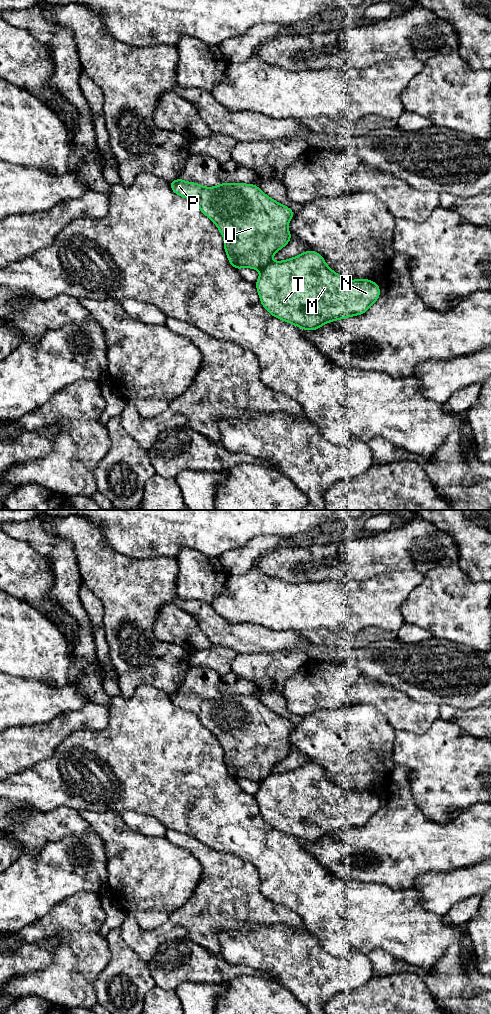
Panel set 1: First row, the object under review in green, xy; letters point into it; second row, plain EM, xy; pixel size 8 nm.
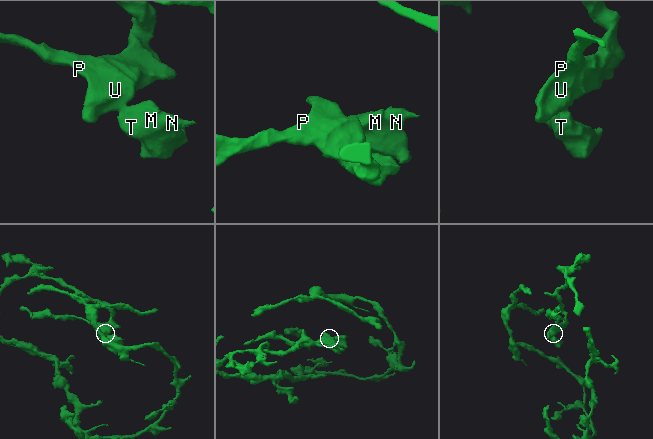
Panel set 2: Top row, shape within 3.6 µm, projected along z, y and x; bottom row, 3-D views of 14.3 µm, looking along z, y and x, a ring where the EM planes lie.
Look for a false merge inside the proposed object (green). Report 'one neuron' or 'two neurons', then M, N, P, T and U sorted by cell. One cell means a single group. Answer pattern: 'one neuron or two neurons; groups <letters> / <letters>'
two neurons; groups M N T / P U

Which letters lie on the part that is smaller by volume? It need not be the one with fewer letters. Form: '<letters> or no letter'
M, N, T

